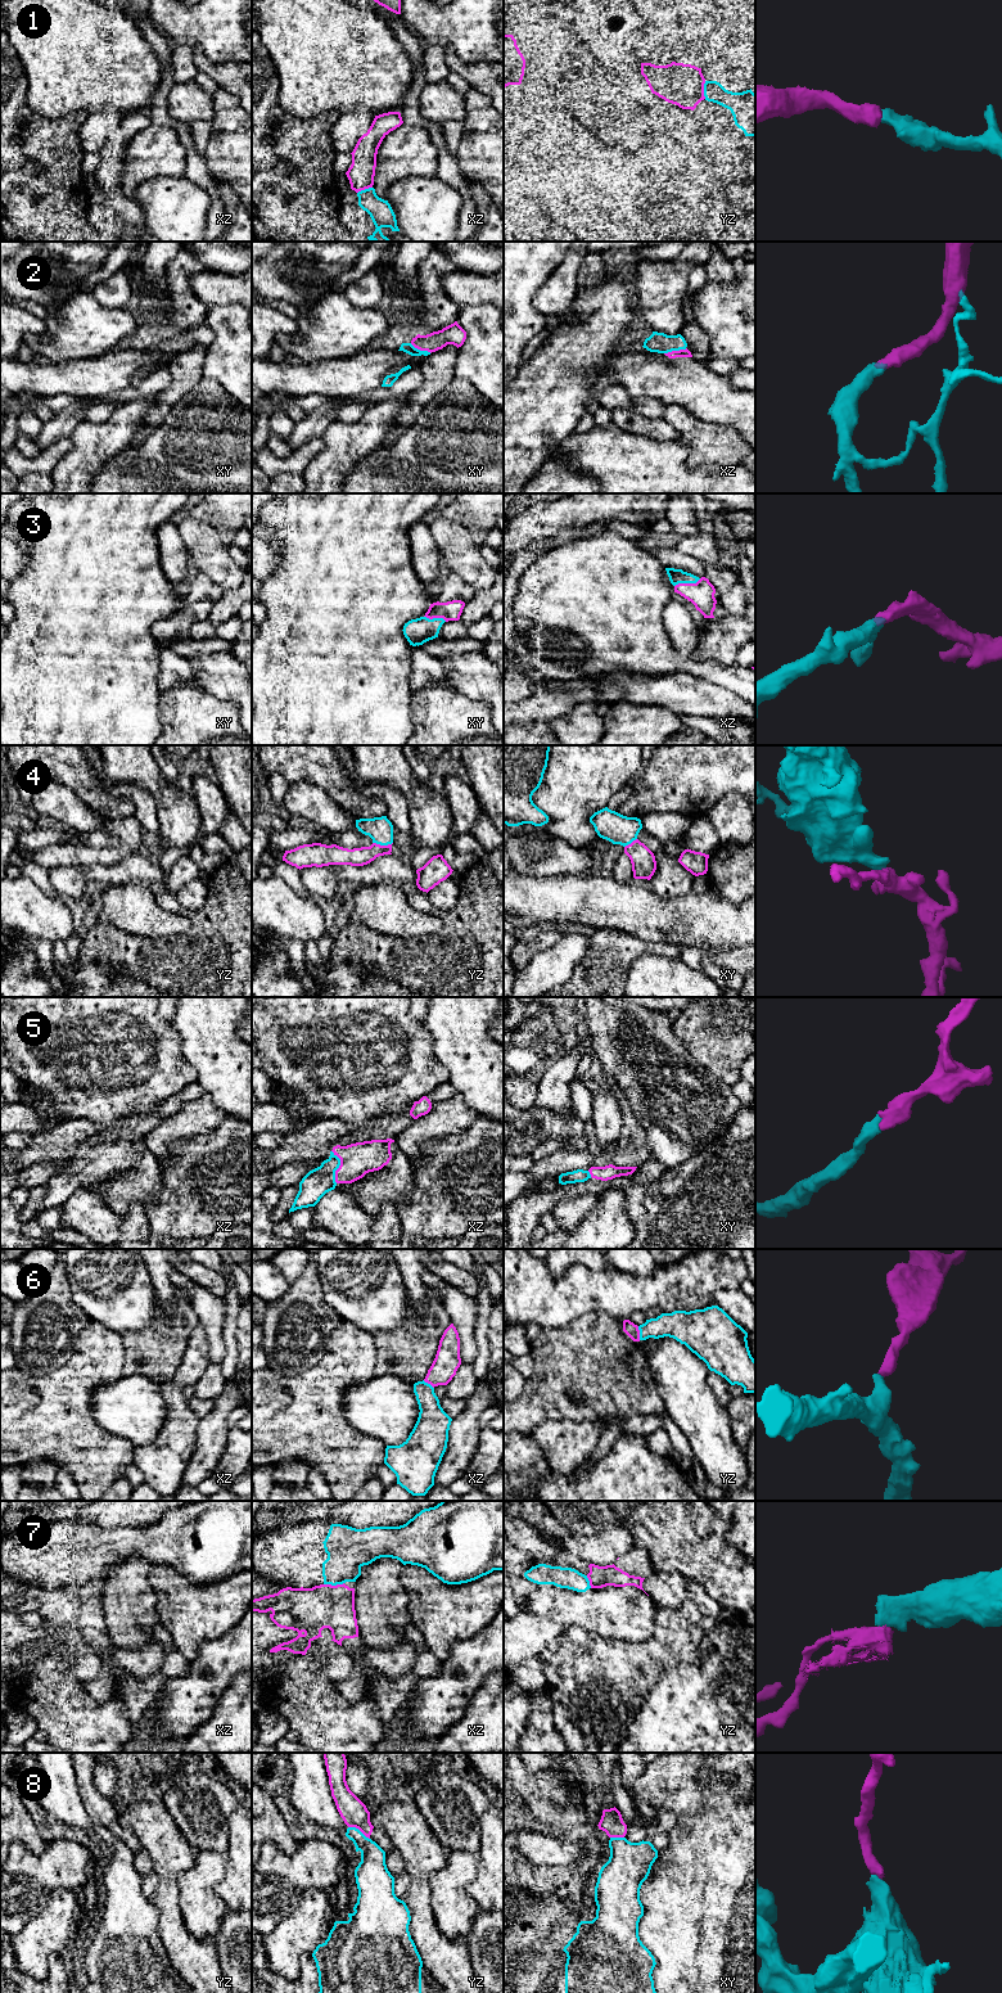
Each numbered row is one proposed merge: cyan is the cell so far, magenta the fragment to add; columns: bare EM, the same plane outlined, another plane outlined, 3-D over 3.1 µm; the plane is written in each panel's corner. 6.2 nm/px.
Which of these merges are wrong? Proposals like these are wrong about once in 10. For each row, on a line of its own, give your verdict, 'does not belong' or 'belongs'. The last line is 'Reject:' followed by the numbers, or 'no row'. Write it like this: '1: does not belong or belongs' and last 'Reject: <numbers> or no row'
1: belongs
2: belongs
3: belongs
4: belongs
5: belongs
6: belongs
7: does not belong
8: does not belong
Reject: 7, 8

